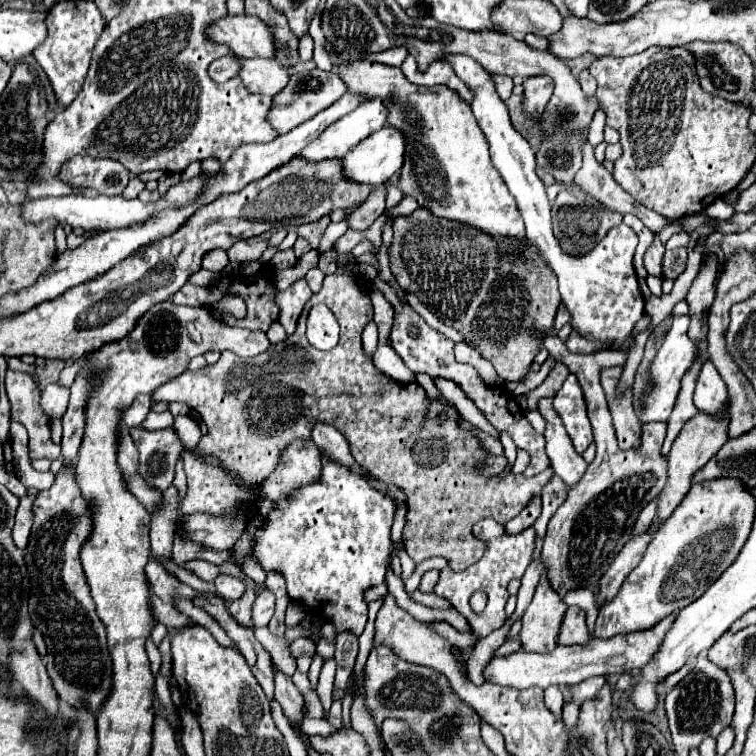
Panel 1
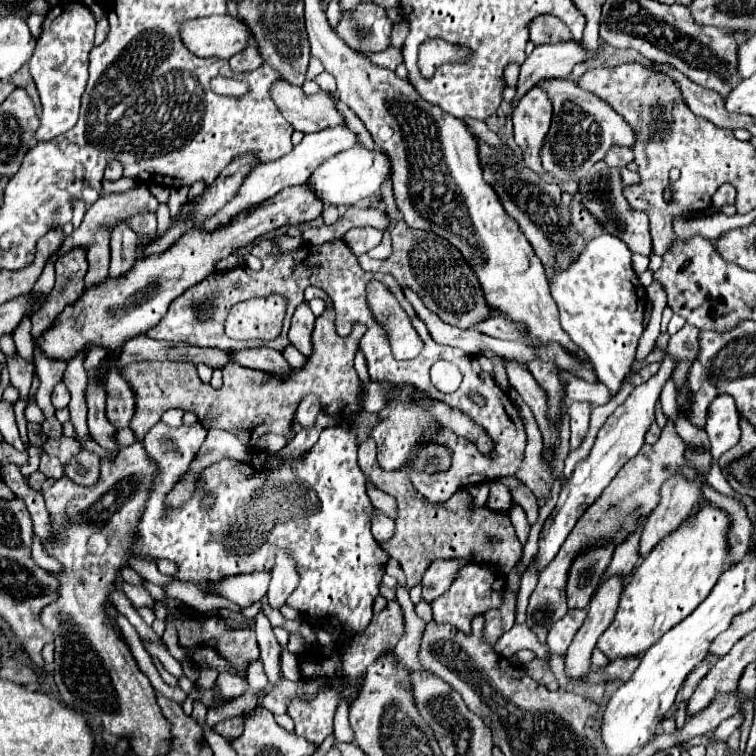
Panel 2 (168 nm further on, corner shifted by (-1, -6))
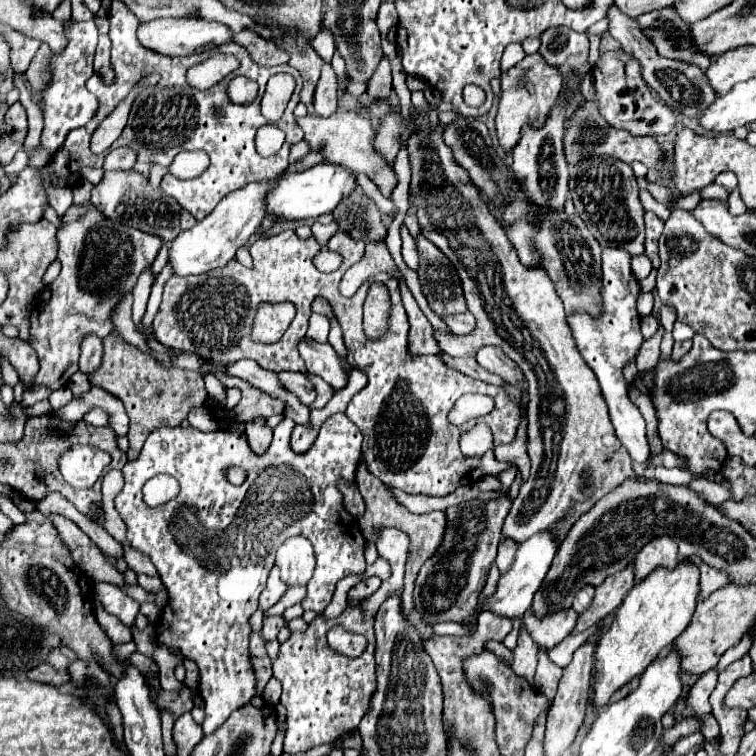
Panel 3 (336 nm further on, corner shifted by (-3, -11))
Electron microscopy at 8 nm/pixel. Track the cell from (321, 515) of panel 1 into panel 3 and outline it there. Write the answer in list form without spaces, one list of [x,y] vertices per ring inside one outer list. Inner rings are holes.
[[[336,413],[336,415],[332,415],[332,417],[328,417],[328,419],[324,421],[324,425],[320,427],[320,433],[318,433],[314,445],[312,445],[306,453],[296,455],[296,453],[292,451],[292,447],[290,447],[290,433],[292,433],[294,425],[296,425],[296,423],[294,423],[290,417],[286,417],[284,421],[280,421],[280,423],[274,427],[274,439],[272,439],[272,443],[270,443],[270,447],[268,447],[268,451],[266,451],[264,455],[256,455],[256,453],[250,449],[244,431],[208,431],[208,433],[202,433],[202,431],[192,429],[192,427],[190,427],[190,429],[182,429],[182,427],[158,429],[158,431],[150,433],[150,437],[146,439],[140,457],[138,457],[136,461],[128,461],[128,463],[124,465],[124,469],[122,469],[122,473],[124,473],[124,487],[122,487],[122,491],[116,495],[114,503],[116,503],[116,509],[118,509],[120,517],[122,517],[122,519],[126,521],[126,525],[128,525],[128,541],[132,543],[134,549],[138,549],[140,553],[144,553],[144,555],[150,557],[150,561],[156,565],[156,569],[158,569],[158,573],[160,573],[160,579],[162,579],[162,583],[166,585],[166,591],[168,591],[168,605],[164,607],[162,617],[160,617],[160,621],[158,621],[156,641],[158,641],[158,645],[168,647],[168,649],[174,649],[174,651],[178,651],[182,657],[196,661],[196,665],[198,665],[198,669],[200,669],[198,693],[200,693],[200,697],[202,697],[202,701],[204,701],[204,709],[206,709],[206,719],[204,719],[204,725],[202,725],[204,735],[214,733],[214,731],[228,719],[228,715],[230,715],[234,709],[246,705],[246,703],[256,695],[256,677],[254,677],[254,671],[252,671],[250,649],[248,649],[248,637],[250,637],[250,633],[252,633],[248,619],[250,619],[250,615],[258,609],[258,597],[260,597],[260,594],[266,587],[267,578],[272,569],[272,563],[274,563],[276,549],[278,549],[290,535],[302,535],[302,537],[306,537],[306,539],[314,545],[314,551],[316,551],[316,569],[314,569],[312,579],[310,579],[308,585],[306,585],[306,587],[308,587],[308,595],[306,595],[306,599],[302,601],[302,607],[304,607],[304,609],[312,609],[312,611],[316,611],[316,613],[322,613],[322,611],[328,607],[328,603],[332,601],[336,583],[338,583],[342,577],[348,577],[348,575],[352,575],[352,573],[354,573],[354,575],[360,575],[360,573],[366,569],[366,561],[364,561],[364,537],[362,537],[360,529],[356,527],[356,521],[352,519],[352,515],[348,515],[348,513],[344,511],[342,495],[340,495],[340,491],[336,489],[336,479],[338,479],[338,477],[354,479],[356,467],[358,467],[360,457],[362,457],[362,453],[360,453],[362,433],[358,431],[358,427],[354,427],[354,423],[350,423],[350,419],[346,419],[346,413]],[[234,465],[244,467],[246,473],[248,473],[248,477],[246,477],[246,481],[244,481],[242,485],[232,485],[232,483],[226,481],[224,471],[226,471],[228,467],[234,467]],[[158,473],[168,473],[168,475],[176,477],[178,483],[180,483],[180,493],[178,493],[174,499],[170,499],[168,503],[164,503],[164,505],[148,507],[148,505],[142,501],[142,485],[144,485],[152,475],[158,475]]]

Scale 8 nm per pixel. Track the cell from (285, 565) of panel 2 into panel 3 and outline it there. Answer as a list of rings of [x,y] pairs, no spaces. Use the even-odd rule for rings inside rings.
[[[290,537],[286,539],[278,553],[276,553],[276,565],[280,567],[282,581],[286,585],[306,585],[310,581],[310,575],[314,571],[314,547],[312,543],[302,537]]]

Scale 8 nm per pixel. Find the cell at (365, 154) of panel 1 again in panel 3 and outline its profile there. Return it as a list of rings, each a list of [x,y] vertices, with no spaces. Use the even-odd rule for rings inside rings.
[[[320,163],[314,165],[306,171],[298,171],[298,173],[288,173],[282,179],[278,179],[264,197],[264,207],[266,207],[266,215],[276,217],[276,219],[284,219],[284,221],[304,221],[304,219],[316,219],[324,213],[332,213],[334,207],[342,201],[342,197],[350,195],[352,189],[356,187],[356,179],[354,173],[338,167],[338,165],[328,165],[328,163]]]

